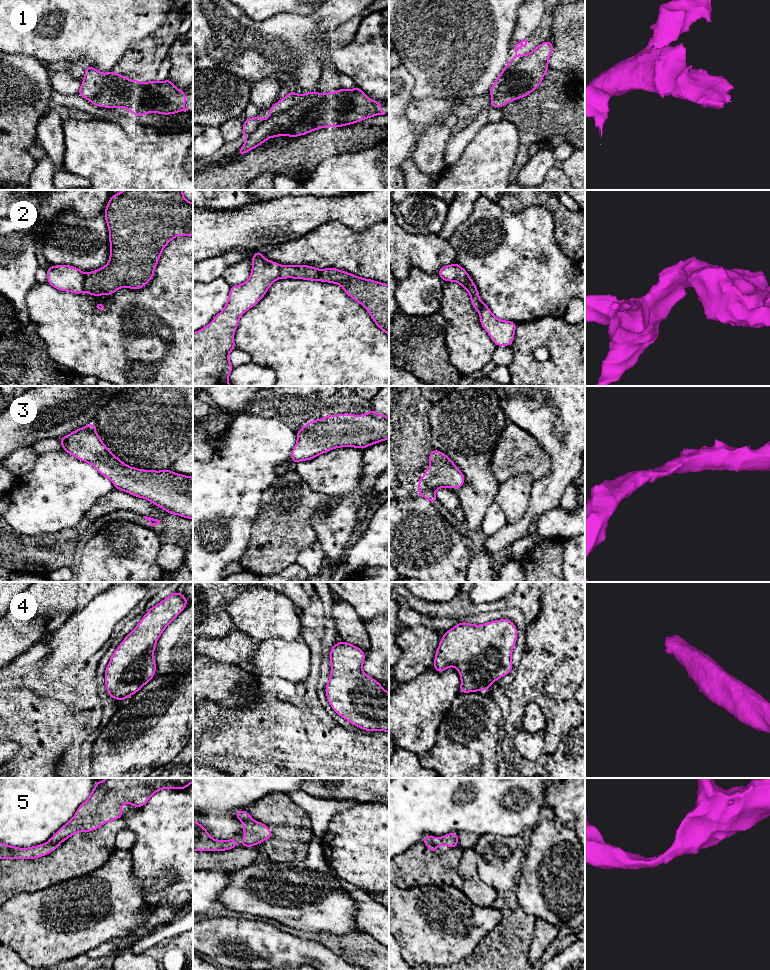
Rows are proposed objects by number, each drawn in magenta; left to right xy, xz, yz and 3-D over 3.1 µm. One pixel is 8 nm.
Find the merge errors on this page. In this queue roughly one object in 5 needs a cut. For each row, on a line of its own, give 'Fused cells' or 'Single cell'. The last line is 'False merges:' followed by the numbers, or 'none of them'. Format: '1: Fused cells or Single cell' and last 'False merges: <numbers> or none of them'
1: Single cell
2: Fused cells
3: Single cell
4: Single cell
5: Single cell
False merges: 2

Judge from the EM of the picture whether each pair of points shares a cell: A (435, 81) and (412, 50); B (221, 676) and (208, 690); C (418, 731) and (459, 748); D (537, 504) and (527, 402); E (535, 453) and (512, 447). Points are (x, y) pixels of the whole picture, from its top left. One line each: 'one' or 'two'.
A: one
B: one
C: two
D: one
E: one

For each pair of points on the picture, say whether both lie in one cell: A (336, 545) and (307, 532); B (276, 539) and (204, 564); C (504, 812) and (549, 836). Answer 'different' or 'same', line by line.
A: different
B: different
C: different

